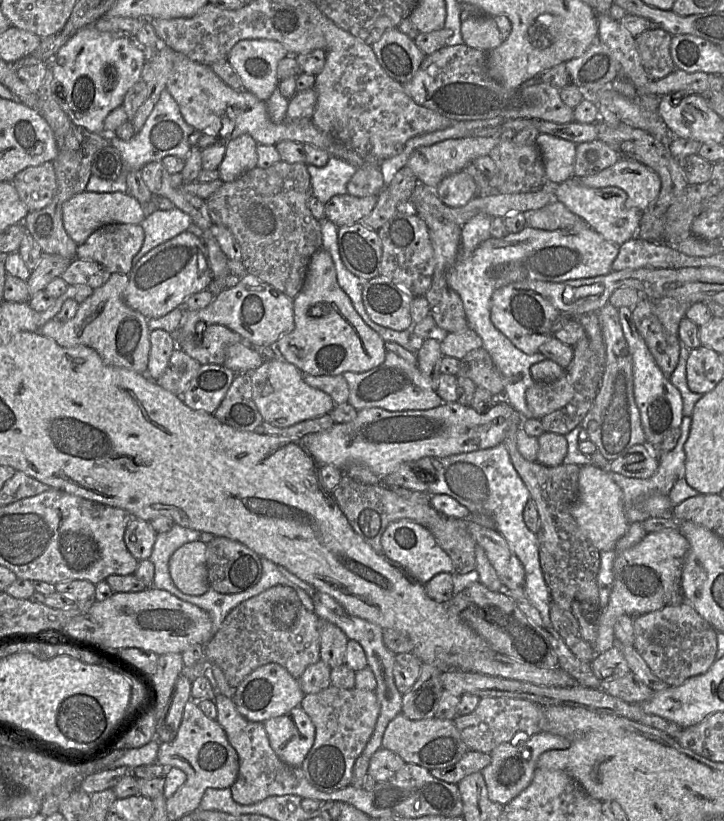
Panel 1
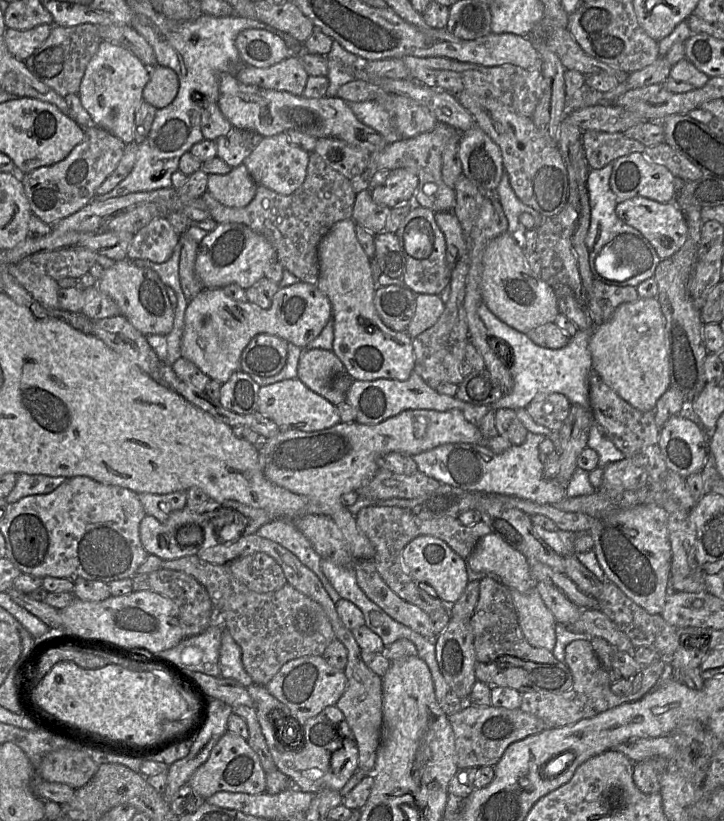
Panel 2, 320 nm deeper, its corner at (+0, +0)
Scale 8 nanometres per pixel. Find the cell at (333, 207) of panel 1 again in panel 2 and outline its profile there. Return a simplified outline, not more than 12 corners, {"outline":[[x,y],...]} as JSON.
{"outline":[[390,171],[370,189],[374,202],[394,208],[413,202],[415,172]]}

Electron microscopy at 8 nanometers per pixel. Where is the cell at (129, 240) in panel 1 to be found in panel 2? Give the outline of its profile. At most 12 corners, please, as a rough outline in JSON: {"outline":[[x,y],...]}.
{"outline":[[166,216],[134,234],[127,258],[171,257],[179,235]]}

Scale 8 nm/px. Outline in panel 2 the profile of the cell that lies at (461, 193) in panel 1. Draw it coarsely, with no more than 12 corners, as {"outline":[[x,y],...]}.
{"outline":[[476,124],[461,133],[464,176],[484,194],[504,173],[501,150]]}

